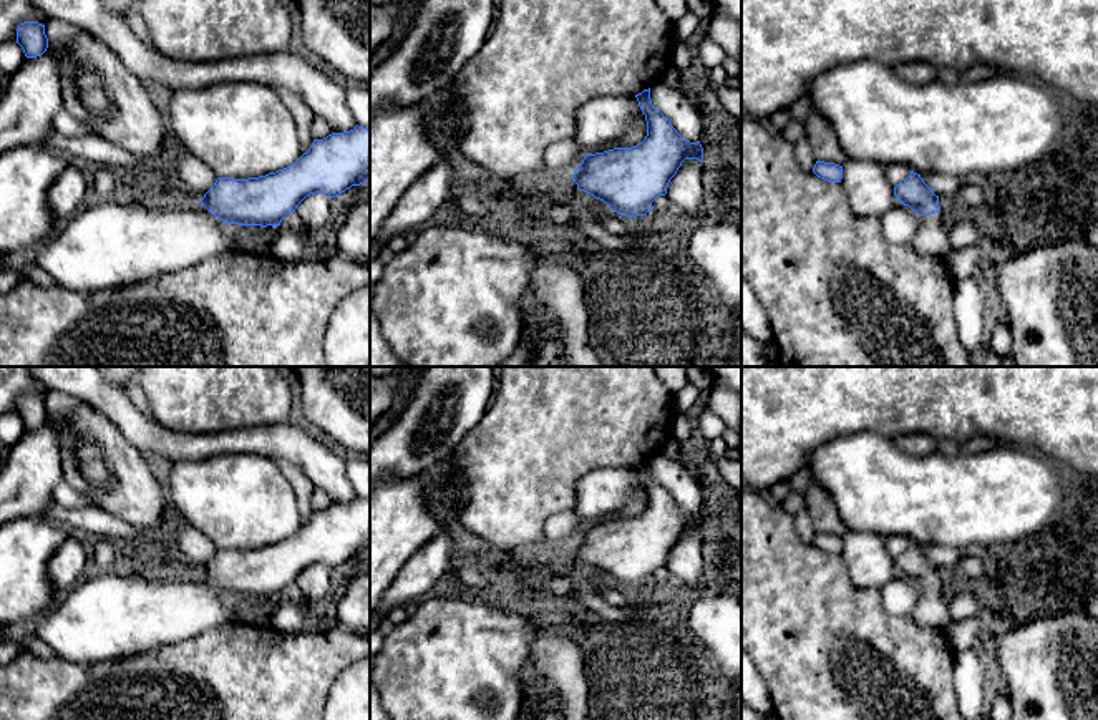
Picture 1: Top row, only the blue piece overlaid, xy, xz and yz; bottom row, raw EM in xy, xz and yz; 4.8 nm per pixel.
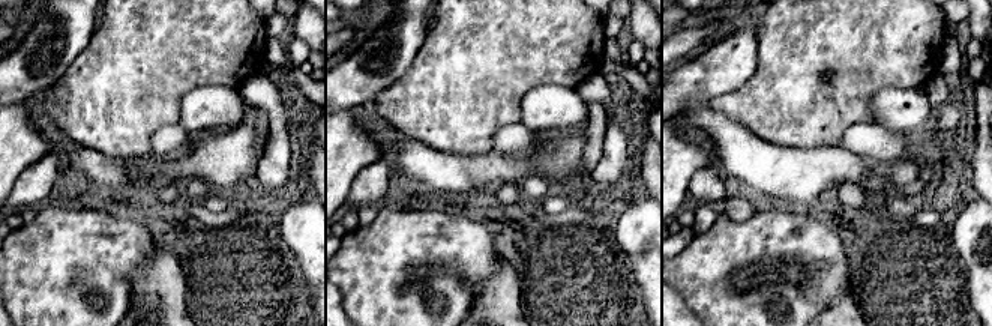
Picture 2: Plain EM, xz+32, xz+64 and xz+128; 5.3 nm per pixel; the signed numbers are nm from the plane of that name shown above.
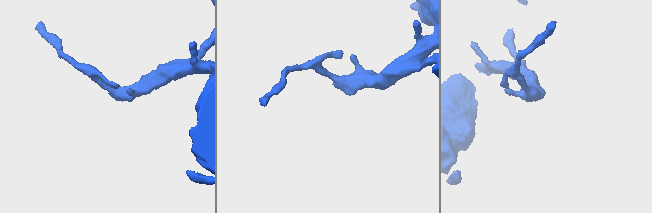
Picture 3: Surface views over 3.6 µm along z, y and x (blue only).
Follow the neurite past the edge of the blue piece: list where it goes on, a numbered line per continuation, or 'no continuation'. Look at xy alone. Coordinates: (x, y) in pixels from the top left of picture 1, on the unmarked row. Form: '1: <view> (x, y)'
1: xy (115, 616)

